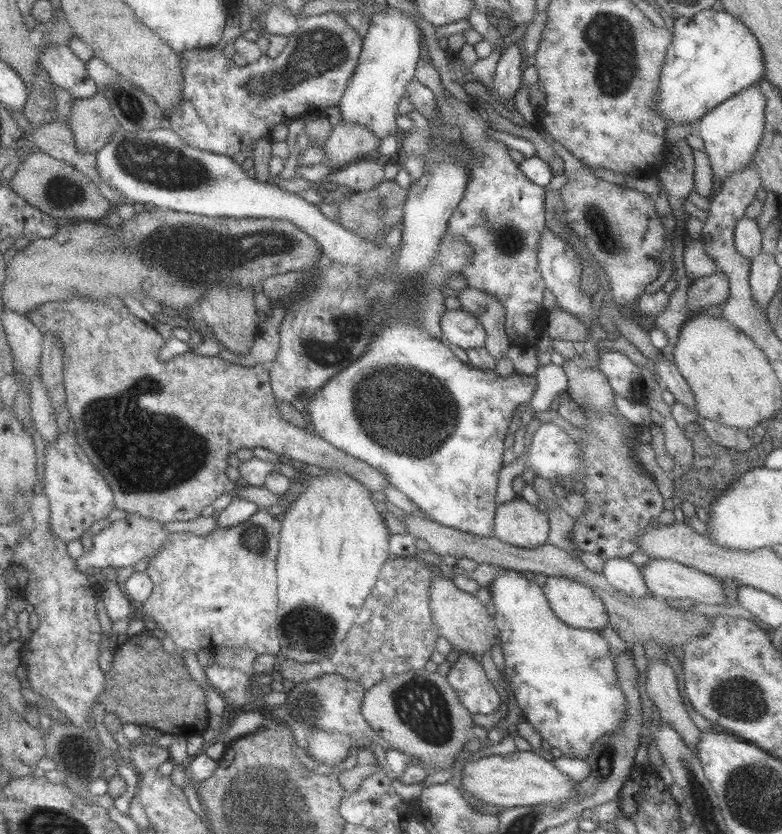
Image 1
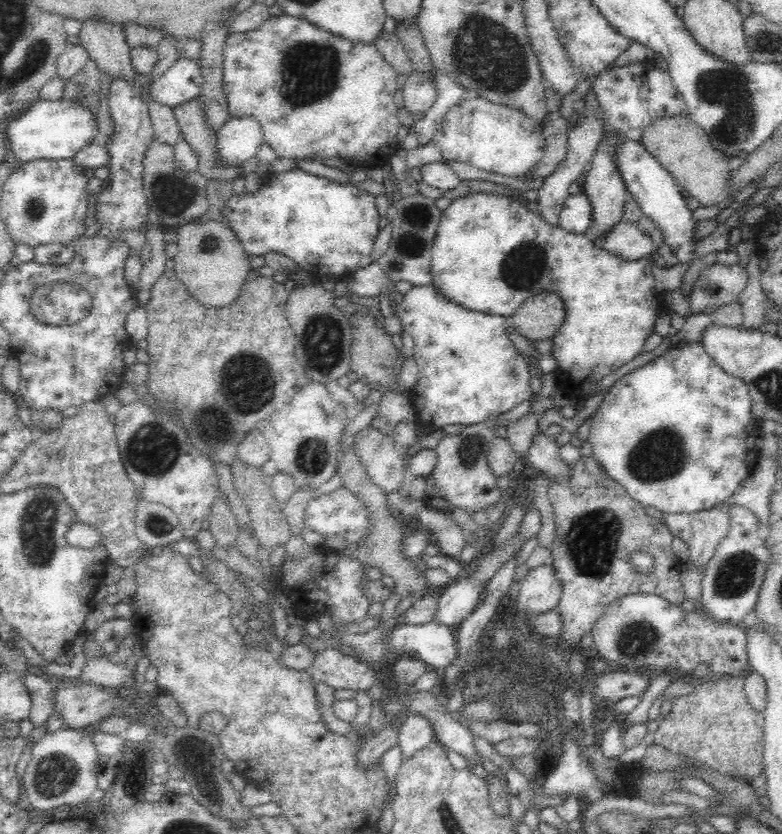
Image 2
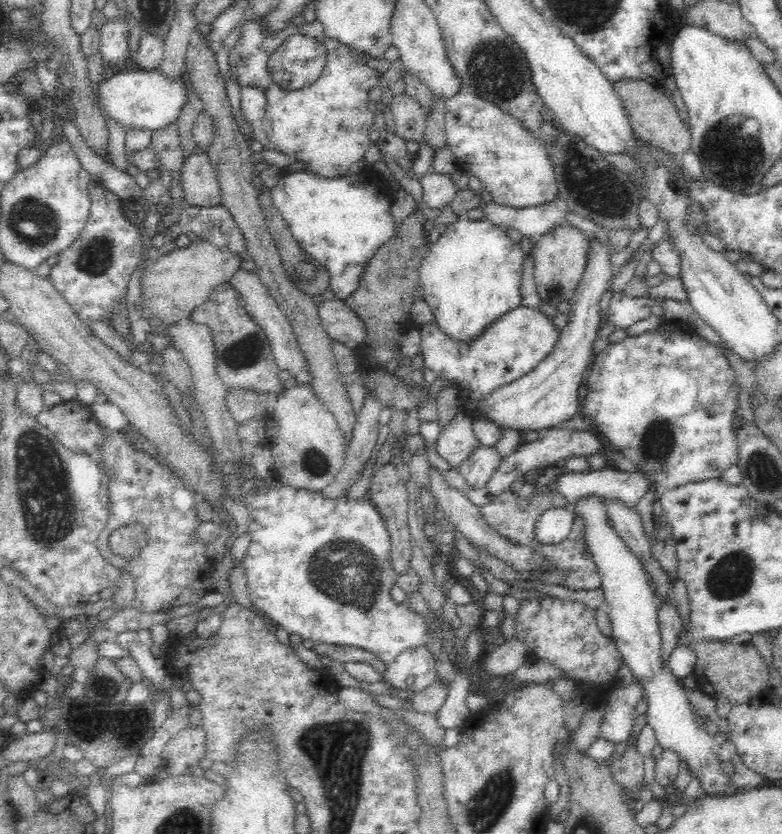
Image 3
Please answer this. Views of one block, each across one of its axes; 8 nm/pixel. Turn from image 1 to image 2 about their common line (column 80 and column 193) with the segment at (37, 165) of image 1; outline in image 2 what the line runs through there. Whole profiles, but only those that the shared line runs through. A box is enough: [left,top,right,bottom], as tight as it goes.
[142,138,208,229]

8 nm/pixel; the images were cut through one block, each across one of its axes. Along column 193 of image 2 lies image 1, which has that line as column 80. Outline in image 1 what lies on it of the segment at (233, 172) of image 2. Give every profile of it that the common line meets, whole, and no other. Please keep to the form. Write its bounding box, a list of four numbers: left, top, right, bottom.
[69,91,120,153]

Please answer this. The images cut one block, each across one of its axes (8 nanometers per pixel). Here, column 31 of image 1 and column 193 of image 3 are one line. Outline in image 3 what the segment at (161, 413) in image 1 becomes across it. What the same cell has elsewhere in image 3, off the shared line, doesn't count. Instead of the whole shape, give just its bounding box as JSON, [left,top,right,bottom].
[188,283,288,397]

